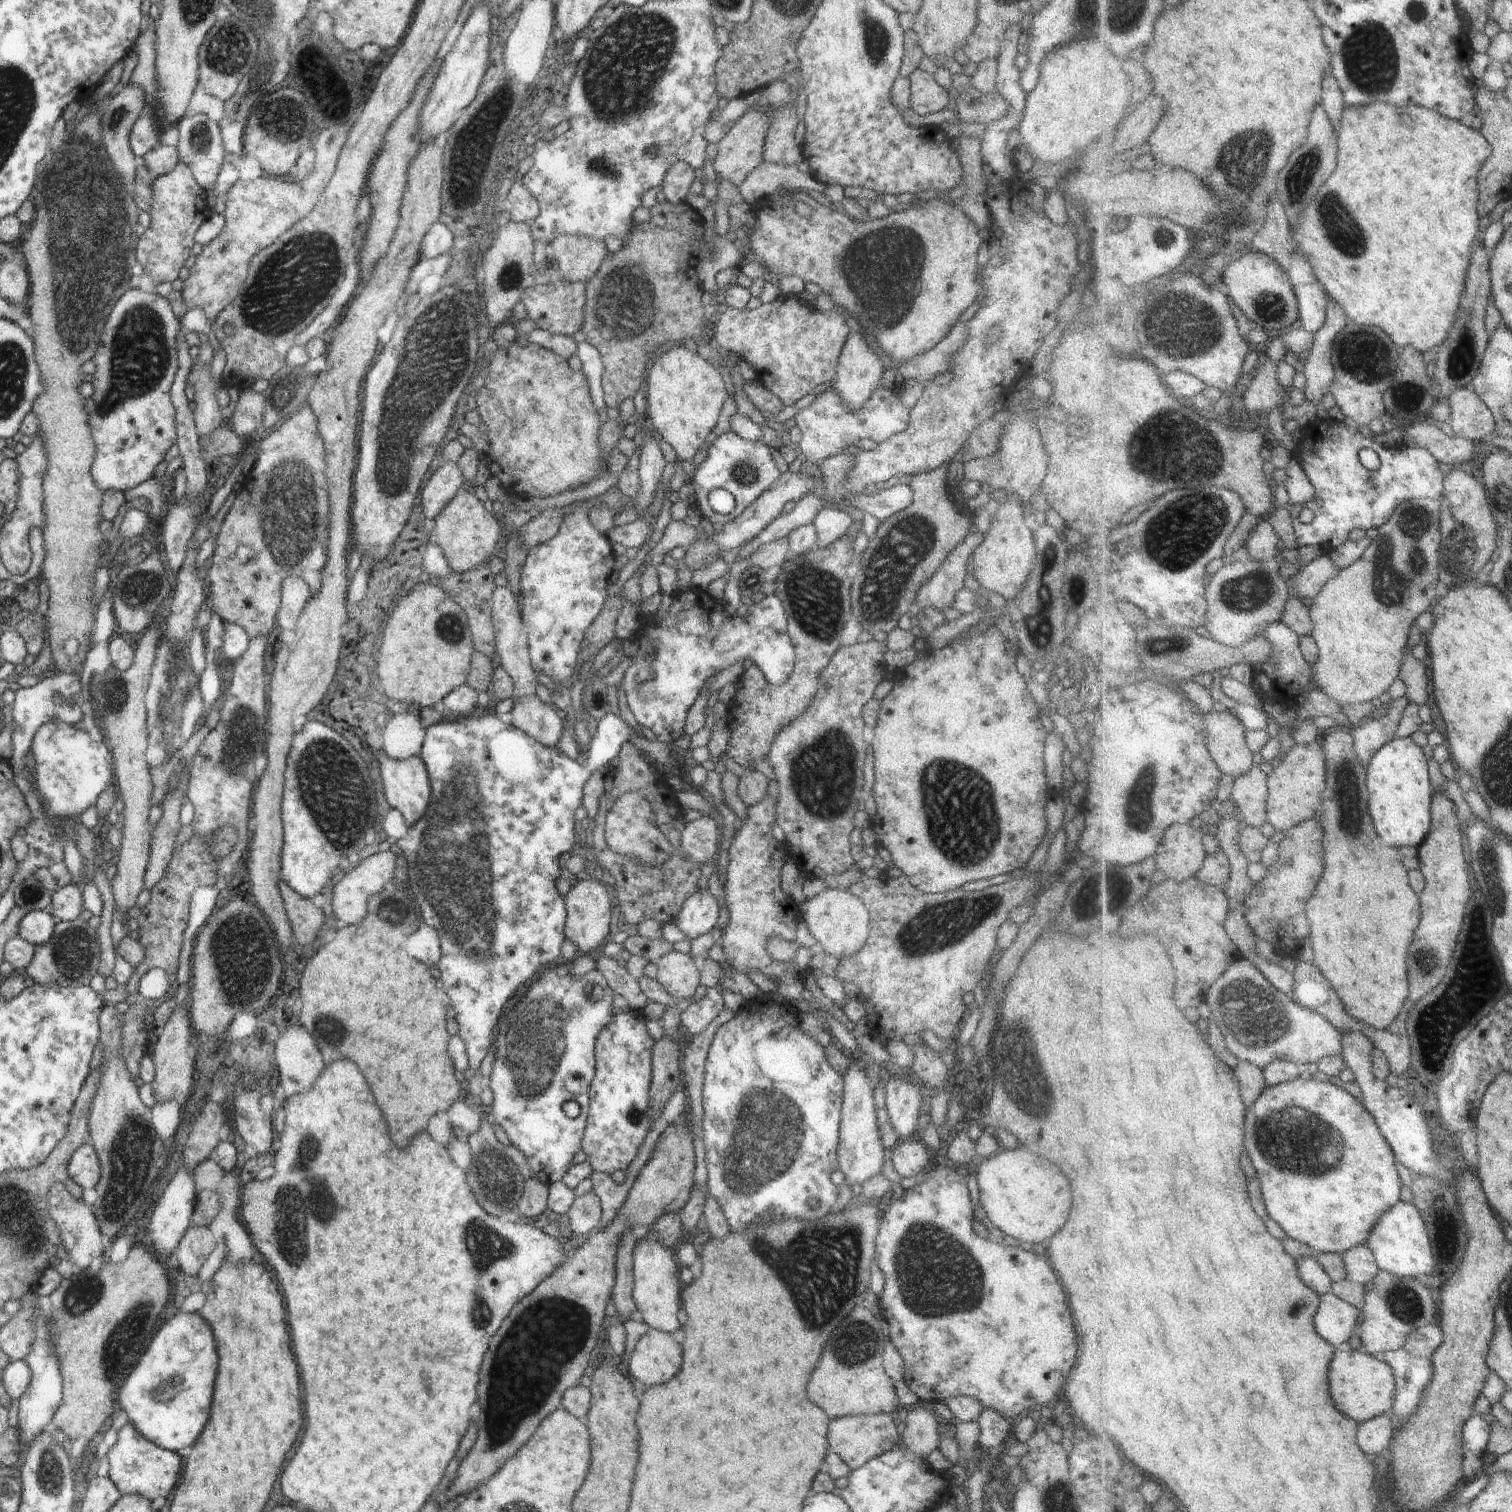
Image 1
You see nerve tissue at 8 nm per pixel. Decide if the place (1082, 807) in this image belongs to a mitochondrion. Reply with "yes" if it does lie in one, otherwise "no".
no

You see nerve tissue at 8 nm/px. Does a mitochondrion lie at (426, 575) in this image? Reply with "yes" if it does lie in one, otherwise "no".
no

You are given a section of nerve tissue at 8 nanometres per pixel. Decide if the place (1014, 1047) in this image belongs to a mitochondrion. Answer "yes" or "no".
yes

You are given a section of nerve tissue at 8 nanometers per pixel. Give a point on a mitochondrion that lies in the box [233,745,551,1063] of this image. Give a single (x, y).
(393, 911)

